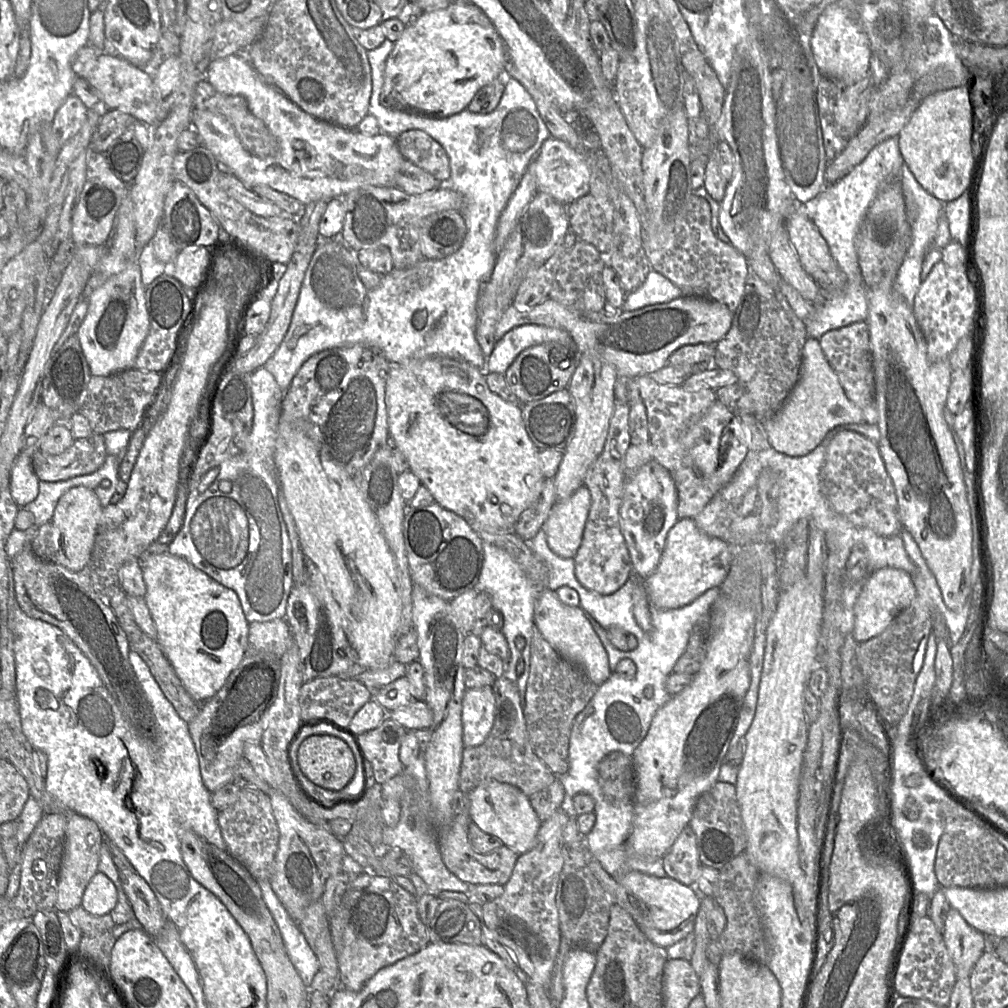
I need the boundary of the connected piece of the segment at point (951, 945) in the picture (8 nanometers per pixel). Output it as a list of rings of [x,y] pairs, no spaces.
[[[950,907],[942,932],[944,943],[955,966],[956,977],[970,977],[971,971],[988,946],[988,938]]]

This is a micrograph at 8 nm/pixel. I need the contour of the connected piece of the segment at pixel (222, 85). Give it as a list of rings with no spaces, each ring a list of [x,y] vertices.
[[[229,55],[212,61],[206,79],[221,94],[241,96],[248,110],[268,129],[260,153],[248,153],[233,125],[222,115],[194,108],[192,126],[217,162],[246,187],[268,185],[305,205],[344,197],[362,186],[394,187],[394,177],[405,161],[395,138],[380,133],[367,136],[357,129],[328,123],[303,111],[283,92],[266,83],[251,64]]]

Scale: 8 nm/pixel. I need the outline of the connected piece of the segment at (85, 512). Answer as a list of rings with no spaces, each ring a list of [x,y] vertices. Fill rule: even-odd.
[[[76,486],[65,492],[55,507],[51,523],[58,530],[57,564],[70,571],[81,571],[88,562],[95,541],[102,506],[94,490]]]

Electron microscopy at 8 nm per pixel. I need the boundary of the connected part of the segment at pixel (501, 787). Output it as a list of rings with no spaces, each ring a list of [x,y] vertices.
[[[495,780],[482,783],[468,794],[467,813],[478,828],[498,838],[518,857],[534,847],[537,833],[542,824],[530,803],[529,797],[519,788]]]

